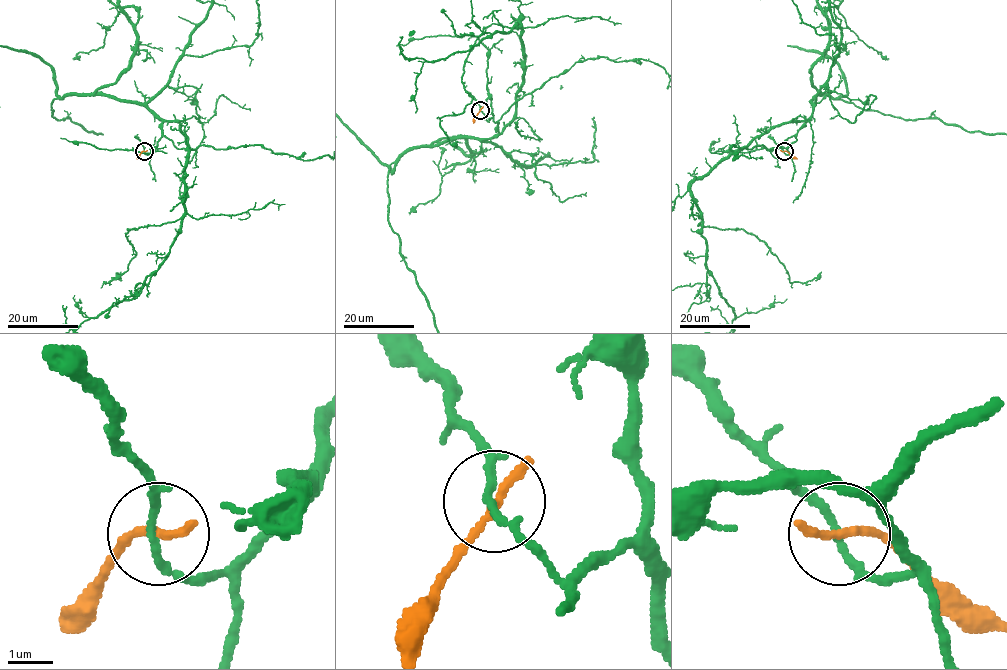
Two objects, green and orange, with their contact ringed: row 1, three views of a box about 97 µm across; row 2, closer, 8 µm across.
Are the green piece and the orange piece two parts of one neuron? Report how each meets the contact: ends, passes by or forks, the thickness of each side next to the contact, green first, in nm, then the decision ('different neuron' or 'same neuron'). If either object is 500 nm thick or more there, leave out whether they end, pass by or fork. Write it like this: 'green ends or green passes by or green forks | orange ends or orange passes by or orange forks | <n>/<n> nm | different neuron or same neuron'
green passes by | orange ends | 150/240 nm | different neuron

